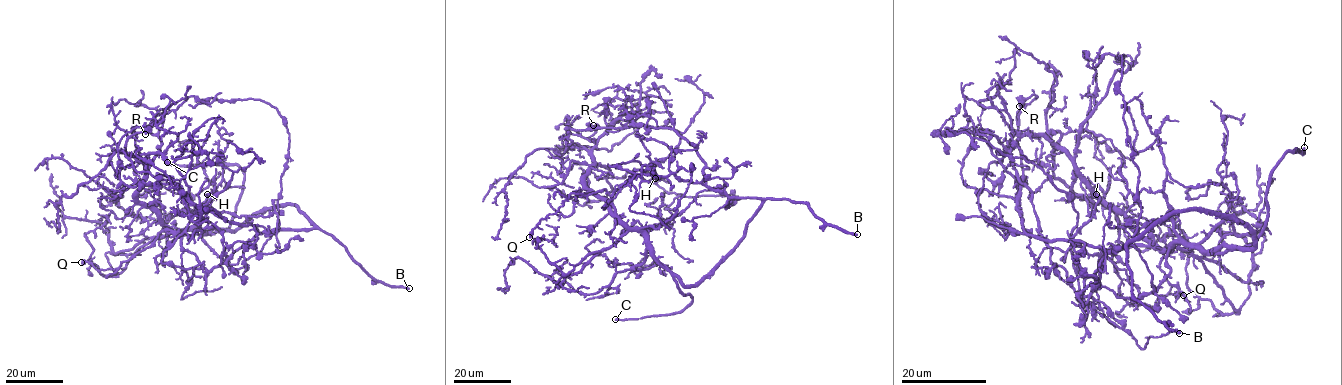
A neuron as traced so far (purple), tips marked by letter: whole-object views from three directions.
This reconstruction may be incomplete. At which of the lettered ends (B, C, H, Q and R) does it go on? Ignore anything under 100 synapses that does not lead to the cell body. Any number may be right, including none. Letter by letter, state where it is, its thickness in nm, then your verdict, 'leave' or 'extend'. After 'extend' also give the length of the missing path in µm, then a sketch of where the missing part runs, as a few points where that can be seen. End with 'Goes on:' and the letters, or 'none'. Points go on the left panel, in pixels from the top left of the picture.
B: at (409, 288); 320 nm thick; extend; about 300 µm are missing
C: at (167, 162); 400 nm thick; leave
H: at (207, 194); 280 nm thick; leave
Q: at (81, 262); 320 nm thick; leave
R: at (145, 134); 440 nm thick; leave
Goes on: B

